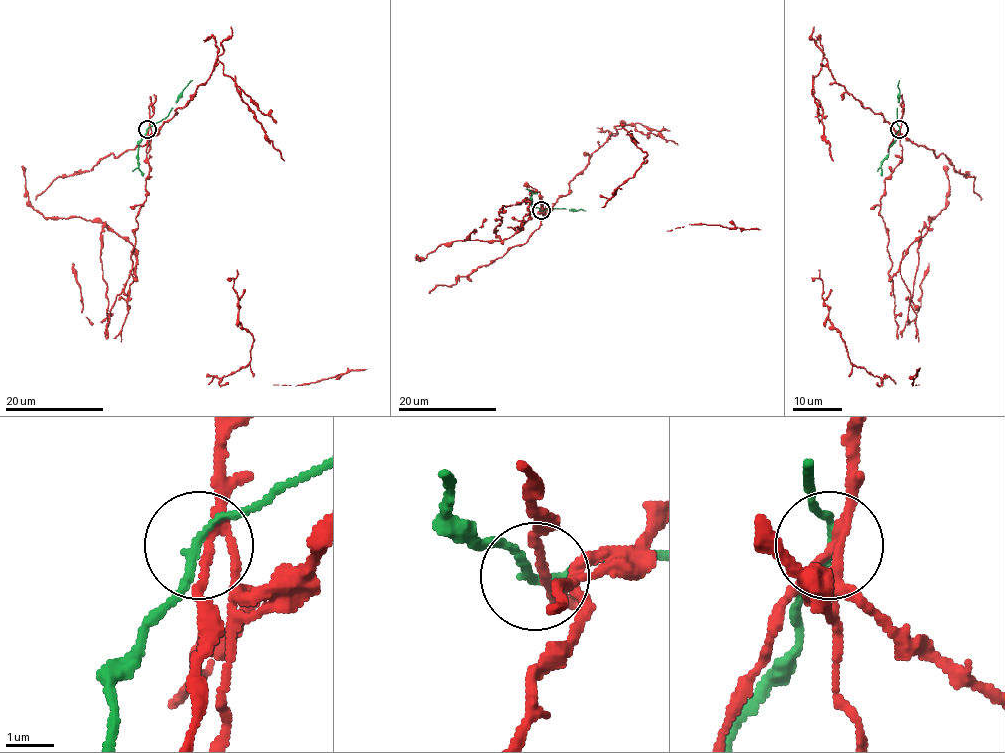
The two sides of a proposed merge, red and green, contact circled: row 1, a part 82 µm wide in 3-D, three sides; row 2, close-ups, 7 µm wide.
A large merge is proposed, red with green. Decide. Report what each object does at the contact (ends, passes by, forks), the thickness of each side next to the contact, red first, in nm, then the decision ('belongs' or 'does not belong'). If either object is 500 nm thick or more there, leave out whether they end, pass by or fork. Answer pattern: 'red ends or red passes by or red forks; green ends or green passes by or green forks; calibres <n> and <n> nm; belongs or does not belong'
red forks; green passes by; calibres 140 and 140 nm; does not belong

